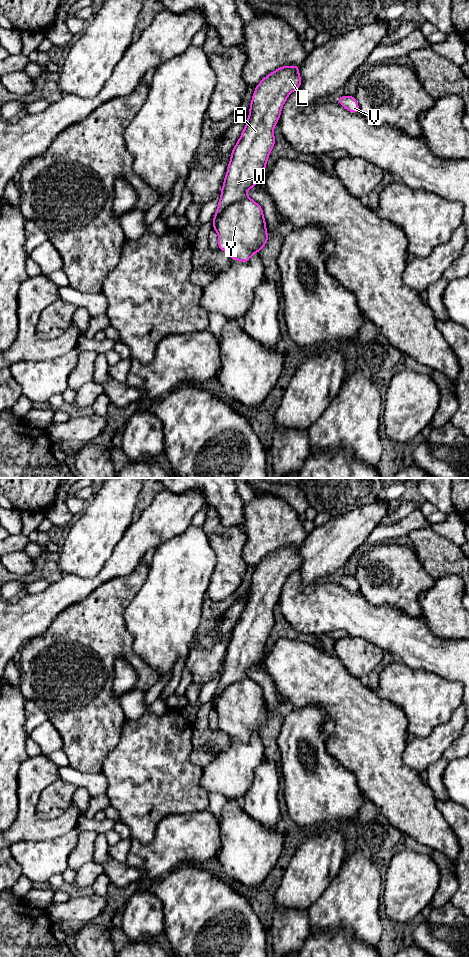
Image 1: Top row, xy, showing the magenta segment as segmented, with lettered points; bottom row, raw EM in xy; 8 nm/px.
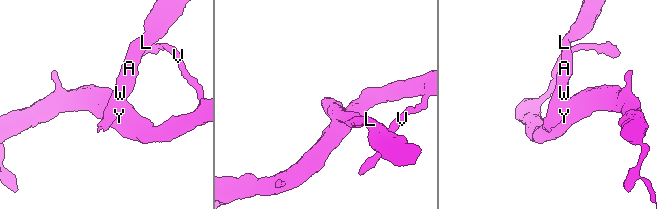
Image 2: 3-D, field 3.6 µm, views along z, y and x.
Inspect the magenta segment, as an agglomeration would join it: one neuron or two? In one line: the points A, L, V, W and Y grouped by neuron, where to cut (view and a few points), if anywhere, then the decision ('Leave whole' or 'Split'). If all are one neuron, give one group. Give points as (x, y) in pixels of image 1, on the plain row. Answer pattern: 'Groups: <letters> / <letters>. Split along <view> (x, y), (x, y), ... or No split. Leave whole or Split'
Groups: A L W / V Y. Split along xy (246, 675), (227, 685), (215, 697), (213, 703). Split

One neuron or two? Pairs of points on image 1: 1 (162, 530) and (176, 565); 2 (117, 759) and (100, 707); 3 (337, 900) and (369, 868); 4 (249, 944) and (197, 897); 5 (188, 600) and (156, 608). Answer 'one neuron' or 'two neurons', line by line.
1: two neurons
2: two neurons
3: one neuron
4: one neuron
5: one neuron

